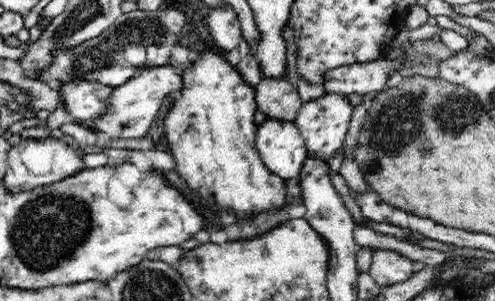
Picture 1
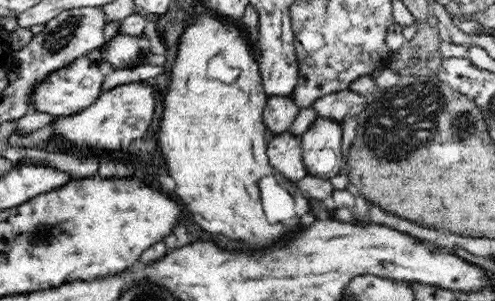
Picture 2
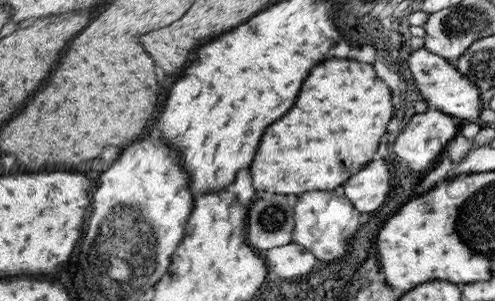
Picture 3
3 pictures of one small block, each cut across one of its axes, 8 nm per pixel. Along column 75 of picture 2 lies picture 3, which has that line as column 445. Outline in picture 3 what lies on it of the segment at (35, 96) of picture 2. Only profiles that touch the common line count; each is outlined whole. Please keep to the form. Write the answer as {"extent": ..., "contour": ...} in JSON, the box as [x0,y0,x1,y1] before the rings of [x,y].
{"extent":[407,48,479,120],"contour":[[[419,48],[409,54],[407,58],[409,72],[413,76],[413,82],[417,86],[417,92],[423,94],[423,100],[427,102],[429,110],[439,110],[449,116],[457,116],[457,120],[467,120],[473,116],[479,116],[479,88],[463,76],[453,64],[449,64],[445,58],[437,54],[427,54],[425,48]]]}

